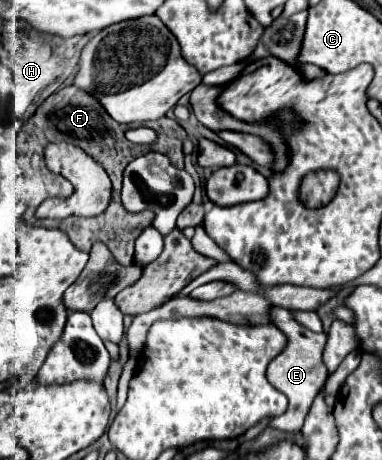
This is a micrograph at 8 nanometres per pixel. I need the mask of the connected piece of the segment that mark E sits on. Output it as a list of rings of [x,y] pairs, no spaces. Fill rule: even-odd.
[[[271,306],[269,308],[269,316],[273,320],[273,324],[283,330],[289,338],[289,344],[287,348],[275,356],[267,368],[267,378],[269,382],[281,390],[285,396],[289,396],[289,408],[285,414],[273,418],[269,422],[269,428],[275,428],[275,430],[283,430],[283,432],[299,432],[303,422],[305,422],[305,416],[309,414],[309,408],[313,404],[313,400],[317,398],[317,394],[321,392],[325,380],[327,380],[327,366],[323,364],[323,348],[325,348],[325,342],[327,342],[327,334],[325,332],[311,332],[303,326],[299,326],[285,308],[277,308],[277,306]]]

